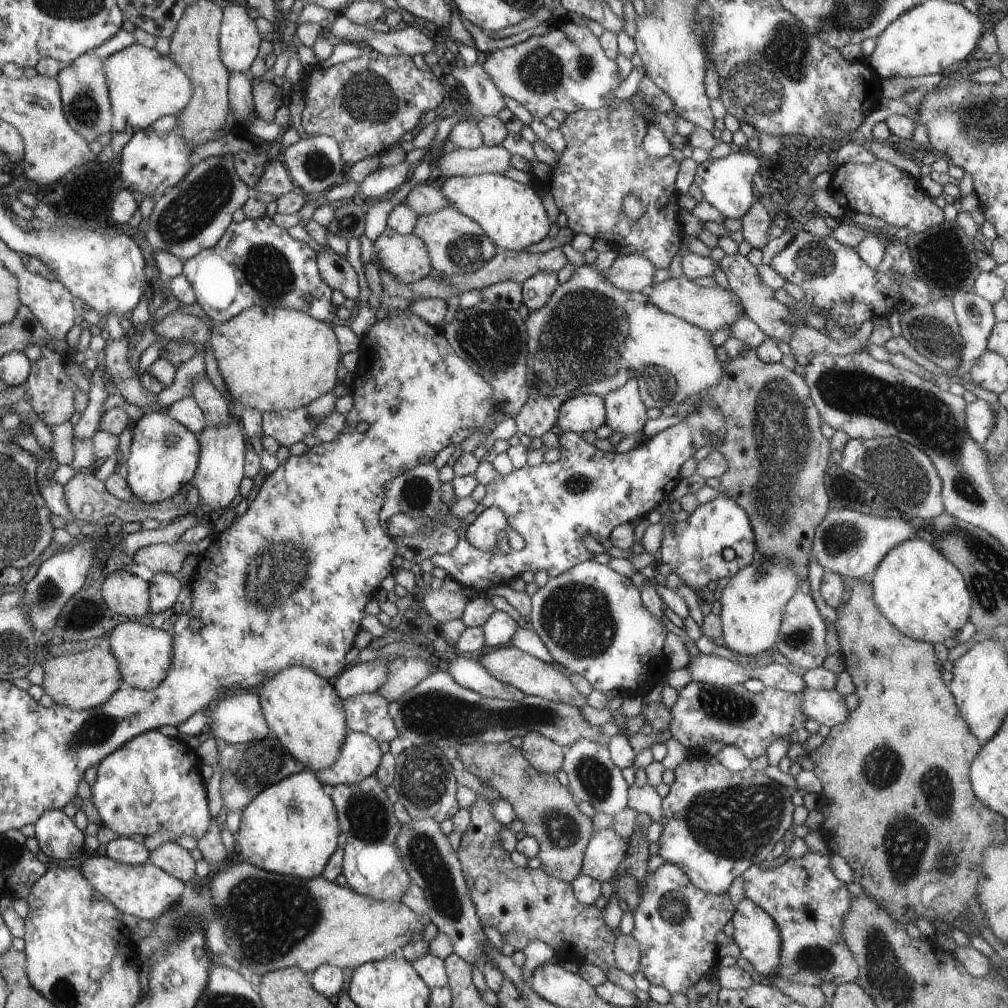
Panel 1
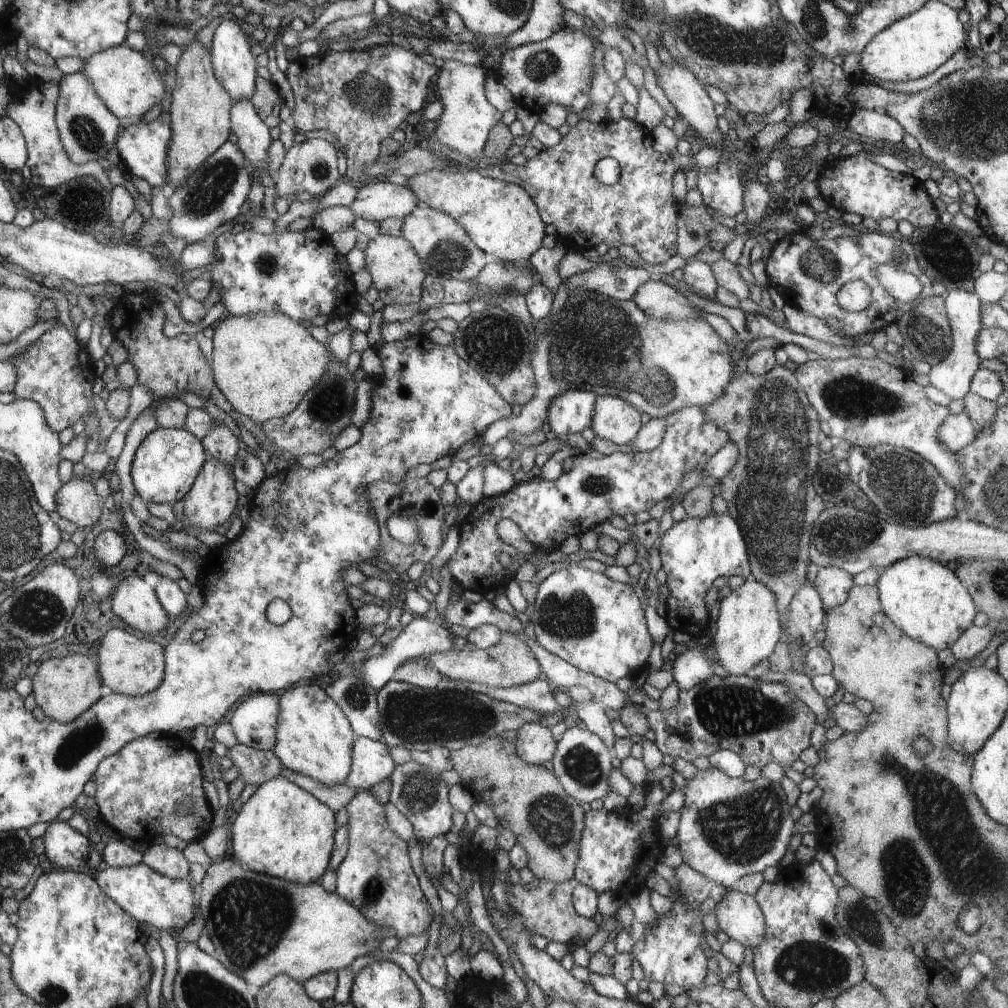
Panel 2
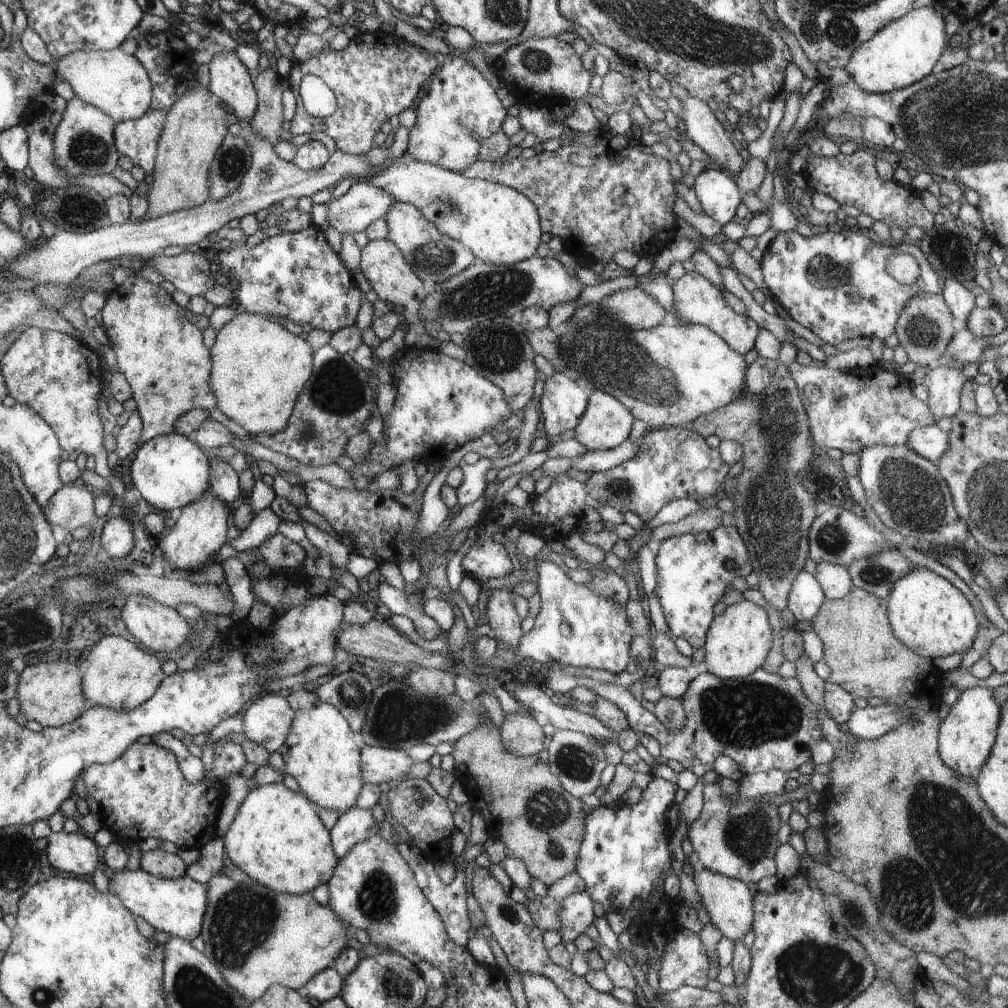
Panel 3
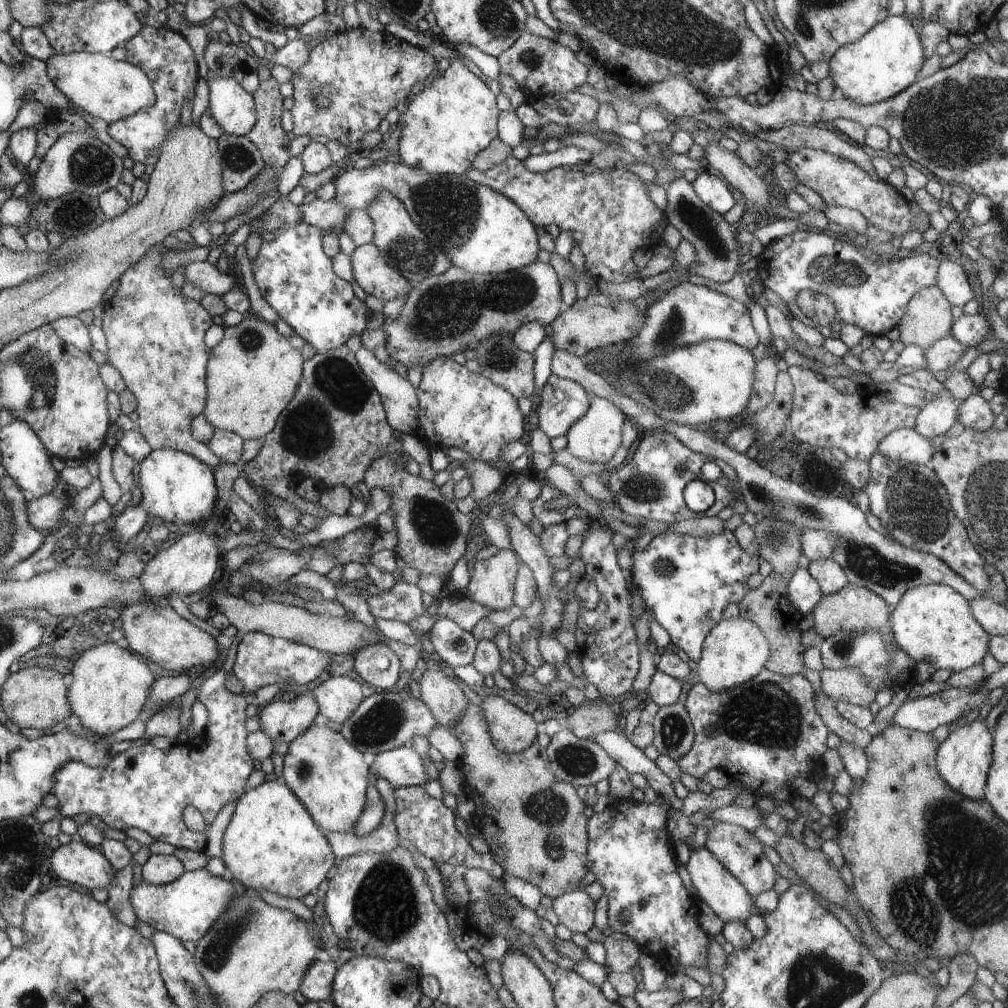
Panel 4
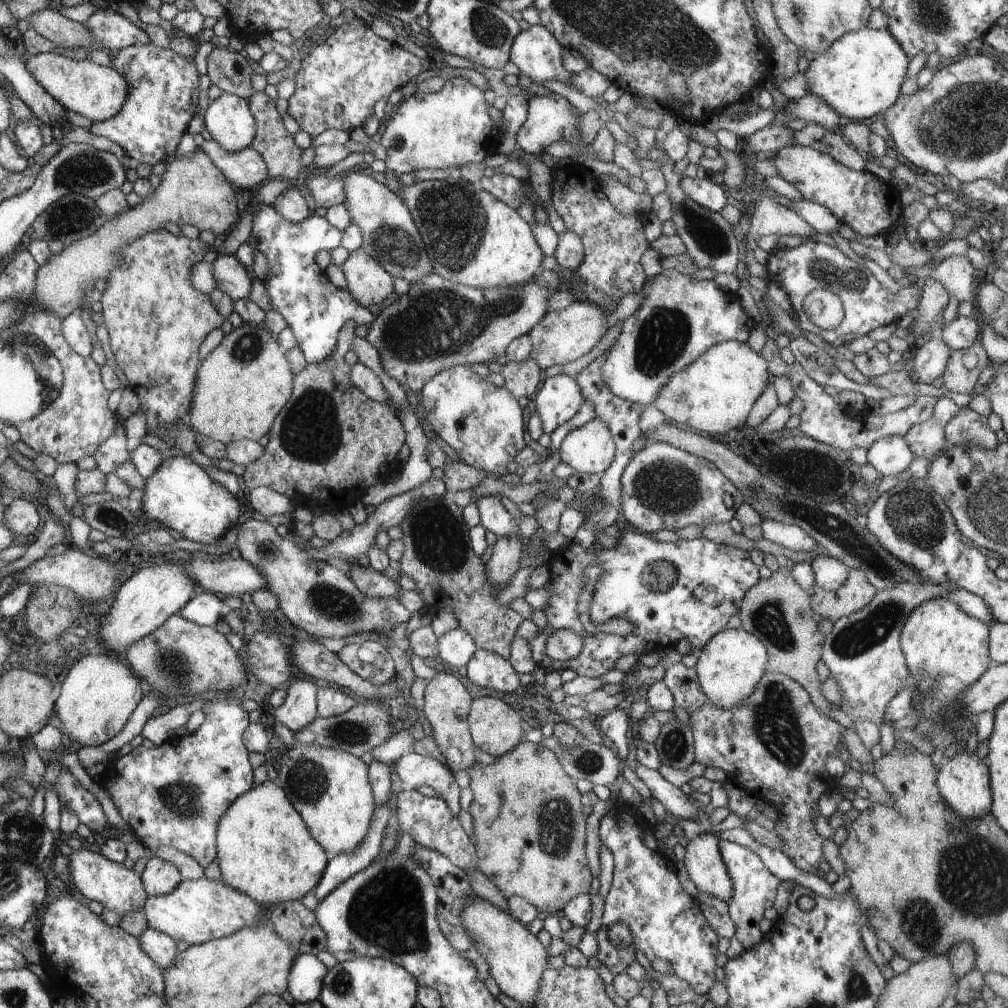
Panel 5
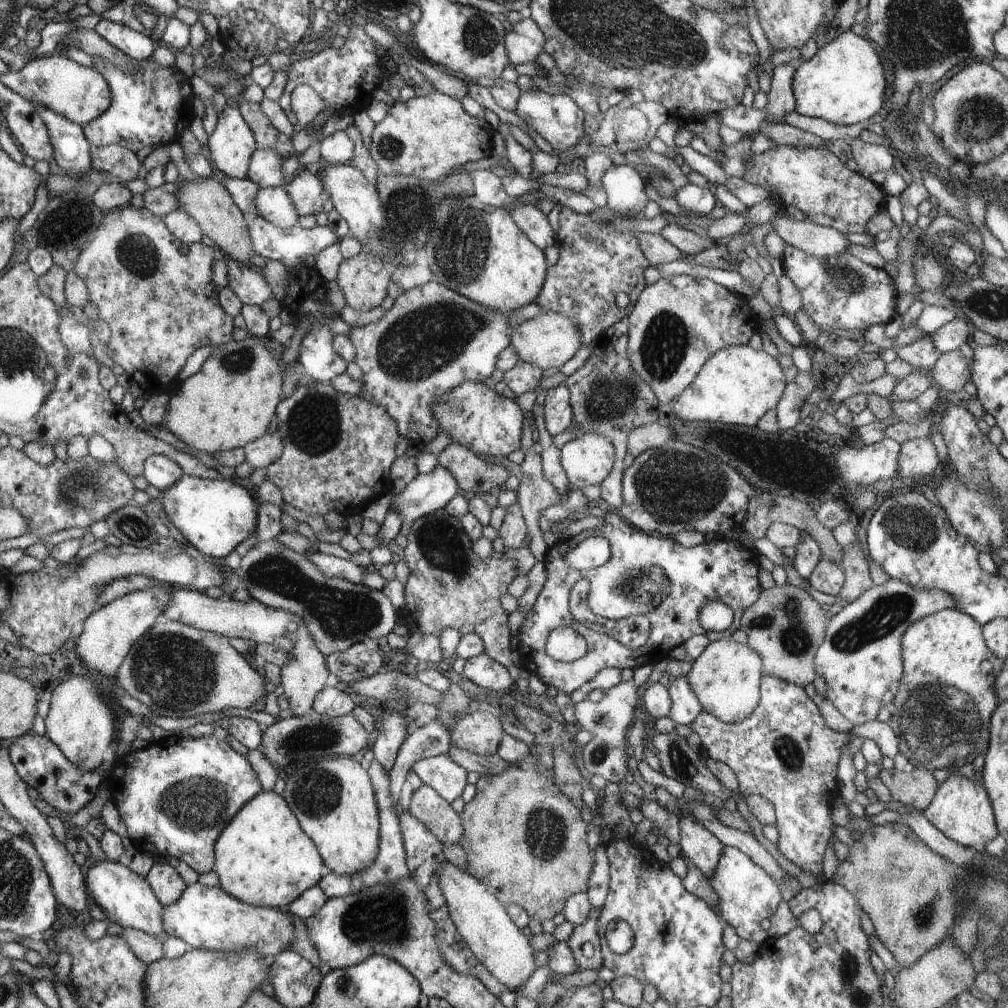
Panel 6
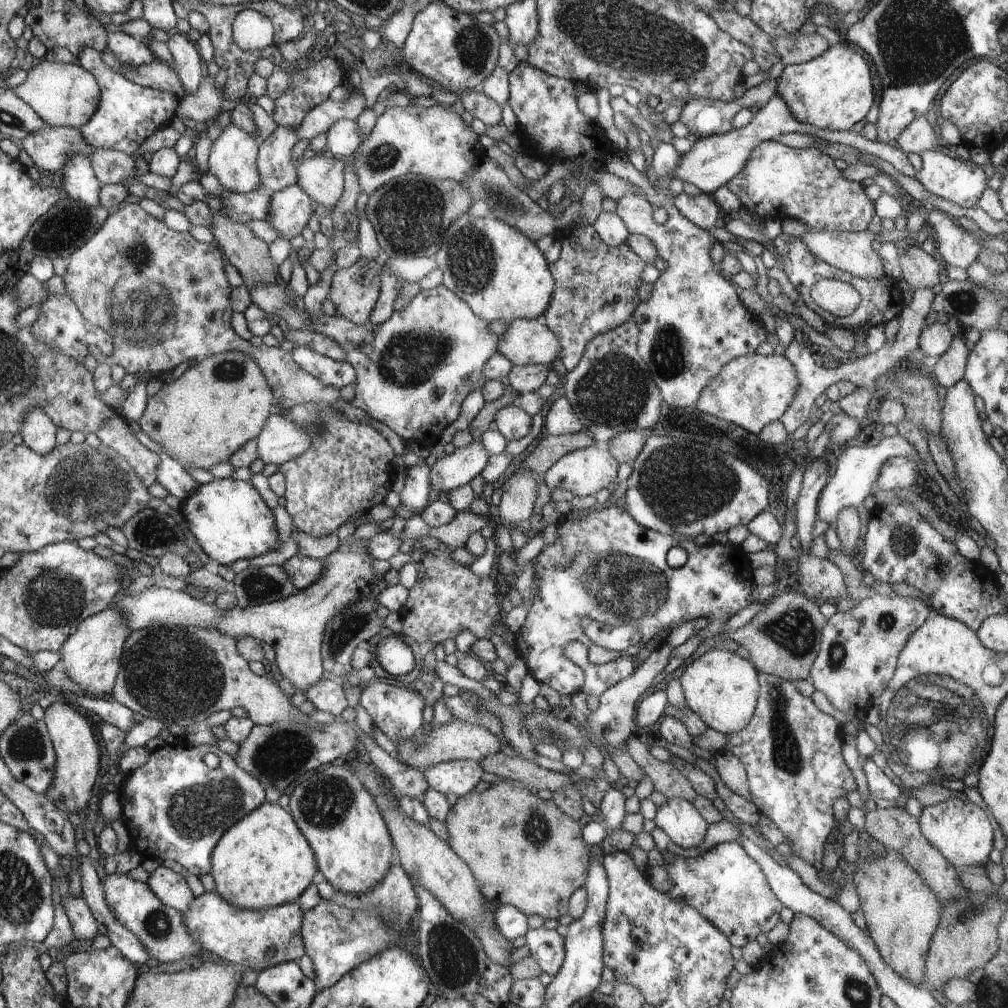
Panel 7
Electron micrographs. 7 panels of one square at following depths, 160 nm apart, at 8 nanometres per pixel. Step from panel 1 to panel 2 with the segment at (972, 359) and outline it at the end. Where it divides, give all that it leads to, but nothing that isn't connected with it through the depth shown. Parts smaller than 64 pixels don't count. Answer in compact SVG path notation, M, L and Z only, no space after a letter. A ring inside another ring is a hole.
M952 289L945 296L945 309L953 335L953 345L949 353L937 364L931 365L928 378L932 386L942 390L952 400L960 400L971 391L973 376L980 369L982 359L975 353L976 335L983 328L981 323L981 304L975 292Z

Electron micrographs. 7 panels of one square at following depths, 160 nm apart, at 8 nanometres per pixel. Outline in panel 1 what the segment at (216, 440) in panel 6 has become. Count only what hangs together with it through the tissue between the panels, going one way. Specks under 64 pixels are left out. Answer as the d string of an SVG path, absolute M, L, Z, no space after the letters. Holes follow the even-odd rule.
M255 306L214 327L209 338L210 348L213 350L227 391L244 407L255 408L261 413L299 409L332 391L339 383L336 367L340 362L342 347L330 324L324 324L309 314L294 309L265 309Z

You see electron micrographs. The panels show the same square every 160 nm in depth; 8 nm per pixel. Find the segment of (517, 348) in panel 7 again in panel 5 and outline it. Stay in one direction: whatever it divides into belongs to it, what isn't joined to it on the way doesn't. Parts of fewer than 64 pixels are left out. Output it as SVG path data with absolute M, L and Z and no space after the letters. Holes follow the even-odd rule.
M576 300L563 309L548 311L539 324L534 325L527 332L533 344L530 357L535 359L546 372L552 367L562 367L564 364L580 358L580 356L588 354L598 345L601 337L606 334L605 317L607 314L605 309L601 309L596 304L586 300Z

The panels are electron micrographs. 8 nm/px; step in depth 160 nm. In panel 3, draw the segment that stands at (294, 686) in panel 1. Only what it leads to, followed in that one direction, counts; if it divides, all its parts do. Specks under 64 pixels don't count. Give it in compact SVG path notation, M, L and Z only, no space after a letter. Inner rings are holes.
M298 687L286 693L287 701L295 710L291 734L278 752L284 759L285 775L296 779L303 794L320 808L346 813L364 786L363 770L360 770L360 743L342 712L324 702L318 695Z

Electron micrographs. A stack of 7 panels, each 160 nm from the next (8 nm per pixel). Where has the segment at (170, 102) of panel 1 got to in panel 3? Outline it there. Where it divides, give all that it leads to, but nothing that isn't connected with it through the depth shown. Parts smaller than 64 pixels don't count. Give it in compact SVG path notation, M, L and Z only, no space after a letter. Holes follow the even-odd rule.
M120 48L68 54L56 62L55 74L62 80L68 80L68 84L82 102L100 108L117 124L140 119L153 107L156 91L150 75L135 55L126 54Z

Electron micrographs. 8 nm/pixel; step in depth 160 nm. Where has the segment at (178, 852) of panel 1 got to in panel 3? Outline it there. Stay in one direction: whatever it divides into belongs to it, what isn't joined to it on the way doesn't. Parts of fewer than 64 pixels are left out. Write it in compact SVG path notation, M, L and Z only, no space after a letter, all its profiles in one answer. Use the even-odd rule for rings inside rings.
M160 848L144 852L140 862L141 870L166 879L183 878L186 875L187 866L178 854L164 852Z

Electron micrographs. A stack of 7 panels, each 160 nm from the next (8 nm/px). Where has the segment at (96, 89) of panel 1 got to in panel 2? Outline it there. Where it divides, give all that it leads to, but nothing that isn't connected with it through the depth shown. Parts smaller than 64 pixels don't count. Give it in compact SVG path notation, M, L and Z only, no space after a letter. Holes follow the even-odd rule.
M80 71L66 75L60 82L55 121L66 154L77 165L106 158L106 154L118 140L119 128L123 126L123 121L108 110L87 76Z

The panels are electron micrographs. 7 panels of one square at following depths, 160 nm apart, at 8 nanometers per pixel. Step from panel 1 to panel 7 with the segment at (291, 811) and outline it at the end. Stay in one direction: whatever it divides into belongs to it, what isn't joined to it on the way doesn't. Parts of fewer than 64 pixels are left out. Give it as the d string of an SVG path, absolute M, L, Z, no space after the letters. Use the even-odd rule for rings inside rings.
M264 801L258 809L231 827L232 830L227 830L228 834L223 834L224 842L215 846L216 862L211 862L216 893L239 909L262 910L296 901L312 883L312 876L318 872L318 868L307 838L301 833L291 812L287 812L278 803Z

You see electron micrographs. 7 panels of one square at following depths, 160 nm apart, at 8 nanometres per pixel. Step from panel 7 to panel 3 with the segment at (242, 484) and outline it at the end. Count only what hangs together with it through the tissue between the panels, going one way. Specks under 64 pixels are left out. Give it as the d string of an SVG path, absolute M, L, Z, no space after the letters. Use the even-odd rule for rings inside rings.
M177 433L162 434L142 443L135 455L127 479L156 510L171 513L176 508L196 502L208 492L211 482L210 458L206 458L204 450L189 437ZM118 516L106 522L102 530L102 558L114 560L114 556L126 556L134 548L134 530L132 519L129 520Z

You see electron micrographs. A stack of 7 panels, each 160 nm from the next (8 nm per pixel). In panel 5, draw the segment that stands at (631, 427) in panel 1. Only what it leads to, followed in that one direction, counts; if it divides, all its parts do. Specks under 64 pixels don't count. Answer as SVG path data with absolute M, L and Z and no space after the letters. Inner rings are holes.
M596 418L574 429L559 448L559 457L574 472L602 475L615 459L611 430Z

